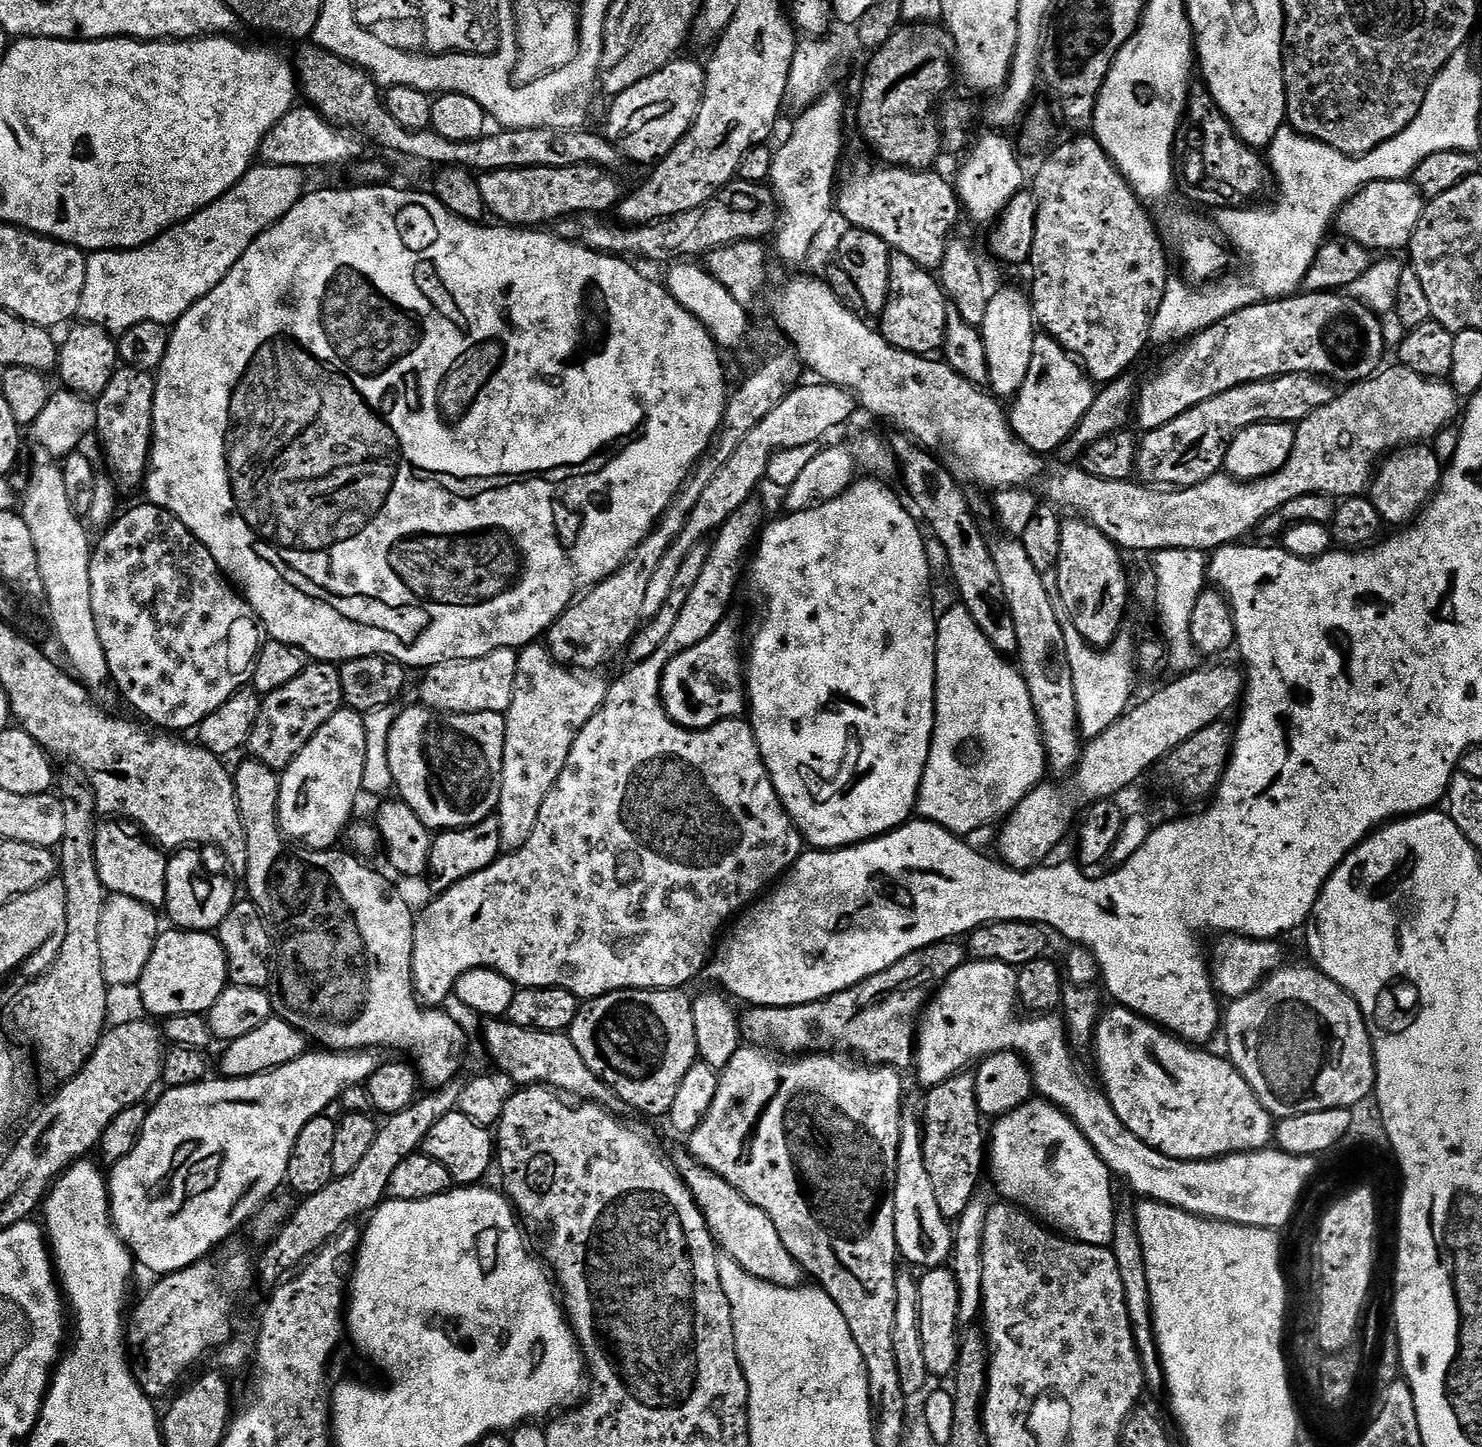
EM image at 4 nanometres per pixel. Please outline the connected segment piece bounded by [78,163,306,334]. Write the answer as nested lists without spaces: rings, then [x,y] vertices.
[[[261,163],[248,169],[242,177],[222,198],[218,198],[202,211],[195,212],[188,220],[173,224],[163,232],[157,240],[151,240],[140,248],[93,252],[87,257],[86,286],[82,286],[82,298],[78,313],[81,321],[102,326],[108,332],[119,334],[130,330],[130,326],[138,326],[138,322],[158,322],[171,326],[190,310],[218,282],[230,274],[230,270],[250,250],[252,243],[289,212],[300,197],[305,195],[305,173],[299,168],[290,166],[274,166]]]

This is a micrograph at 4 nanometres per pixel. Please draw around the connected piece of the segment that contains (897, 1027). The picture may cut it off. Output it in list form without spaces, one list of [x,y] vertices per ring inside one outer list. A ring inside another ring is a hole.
[[[955,939],[943,940],[937,944],[931,944],[926,946],[922,950],[914,950],[910,954],[906,954],[906,958],[902,958],[894,966],[890,966],[886,970],[882,970],[878,974],[874,974],[870,978],[866,978],[860,984],[855,984],[853,988],[847,988],[836,994],[836,998],[832,1002],[825,1002],[825,1000],[820,1000],[820,1006],[812,1006],[812,1008],[807,1008],[804,1005],[804,1010],[796,1010],[796,1012],[782,1012],[778,1014],[777,1008],[758,1008],[755,1006],[749,1007],[747,1009],[748,1013],[741,1015],[739,1017],[740,1024],[740,1035],[749,1045],[755,1046],[758,1042],[766,1042],[768,1040],[768,1034],[770,1038],[778,1040],[778,1044],[784,1046],[784,1052],[787,1048],[796,1048],[802,1054],[802,1046],[824,1046],[824,1054],[832,1054],[839,1050],[841,1053],[853,1052],[854,1055],[860,1056],[859,1058],[863,1063],[869,1066],[891,1066],[897,1070],[905,1070],[904,1068],[911,1069],[913,1067],[914,1061],[916,1059],[916,1041],[918,1039],[918,1021],[926,1007],[926,1005],[931,1001],[935,991],[940,987],[941,984],[947,980],[948,975],[954,970],[958,970],[966,962],[966,948],[963,943],[957,942]],[[770,1022],[784,1022],[784,1028],[770,1028]]]

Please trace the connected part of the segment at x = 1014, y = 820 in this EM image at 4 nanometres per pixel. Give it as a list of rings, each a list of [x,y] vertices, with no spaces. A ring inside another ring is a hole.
[[[1048,783],[1037,784],[1035,790],[1026,794],[1026,798],[1022,798],[1022,802],[1018,802],[1018,806],[1003,821],[998,856],[1010,868],[1031,869],[1043,865],[1068,832],[1072,815],[1076,812],[1076,800],[1058,785]]]

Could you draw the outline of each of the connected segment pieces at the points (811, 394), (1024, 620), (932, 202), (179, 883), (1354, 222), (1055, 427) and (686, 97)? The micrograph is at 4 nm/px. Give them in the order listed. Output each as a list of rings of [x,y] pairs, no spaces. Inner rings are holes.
[[[812,382],[816,384],[803,383],[797,385],[789,395],[786,396],[754,428],[743,438],[741,445],[734,452],[733,457],[718,470],[712,482],[705,489],[705,493],[698,498],[698,504],[690,512],[686,526],[682,528],[675,542],[662,558],[661,565],[654,570],[654,575],[649,581],[649,588],[646,589],[645,603],[642,605],[644,619],[649,620],[657,616],[662,610],[662,606],[669,600],[669,595],[674,589],[675,575],[678,574],[679,567],[685,560],[686,555],[694,546],[703,543],[708,534],[713,535],[719,531],[721,525],[725,523],[742,505],[751,501],[751,496],[758,484],[767,479],[768,466],[774,453],[781,450],[792,450],[824,440],[824,436],[844,423],[855,411],[858,405],[855,396],[845,391],[844,388],[825,384],[823,382]]]
[[[1018,538],[1003,539],[997,544],[993,543],[991,549],[1002,590],[1006,593],[1006,602],[1010,606],[1010,618],[1014,618],[1014,634],[1018,634],[1018,650],[1015,653],[1018,667],[1034,702],[1040,723],[1040,739],[1048,755],[1048,768],[1068,774],[1080,762],[1082,737],[1078,722],[1078,698],[1074,694],[1074,674],[1066,654],[1062,616],[1049,585],[1048,588],[1044,585],[1045,573],[1034,570],[1034,562],[1030,562],[1026,546],[1018,546]]]
[[[879,167],[860,168],[845,184],[843,181],[834,200],[835,211],[844,215],[845,225],[878,234],[892,252],[914,258],[923,268],[939,269],[946,260],[944,251],[947,253],[950,248],[952,227],[962,216],[955,187],[949,181],[947,184],[936,170]]]
[[[189,846],[173,851],[168,856],[166,870],[166,902],[164,908],[175,927],[189,932],[212,932],[230,914],[232,905],[238,899],[236,888],[224,876],[211,876],[204,869],[195,847]]]
[[[1411,179],[1370,182],[1344,203],[1344,209],[1336,215],[1334,228],[1343,239],[1358,242],[1364,248],[1380,254],[1396,254],[1399,248],[1407,249],[1411,245],[1425,203]]]
[[[1047,334],[1034,338],[1034,354],[1030,358],[1030,370],[1010,404],[1012,433],[1032,452],[1045,454],[1063,449],[1072,438],[1086,410],[1094,402],[1097,385],[1084,371],[1079,360]]]
[[[672,59],[661,72],[642,78],[611,101],[606,135],[625,161],[655,165],[690,130],[704,97],[705,69],[692,60],[680,59]]]

